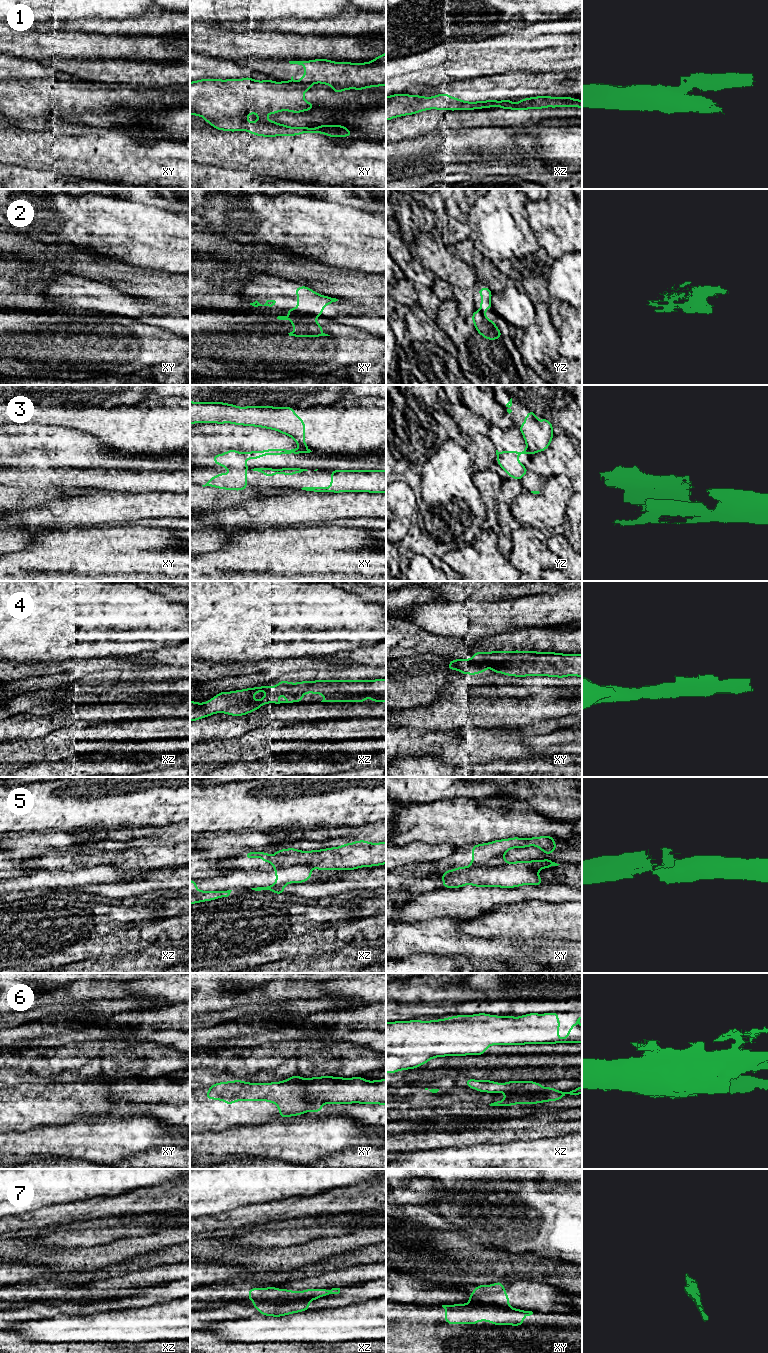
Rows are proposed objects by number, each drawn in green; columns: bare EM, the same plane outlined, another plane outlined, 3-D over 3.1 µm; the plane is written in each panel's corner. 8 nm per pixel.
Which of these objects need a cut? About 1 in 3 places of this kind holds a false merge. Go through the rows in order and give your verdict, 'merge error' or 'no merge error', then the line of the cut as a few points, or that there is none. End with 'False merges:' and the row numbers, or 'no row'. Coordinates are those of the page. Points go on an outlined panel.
1: merge error | xy (291, 80), (311, 84)
2: merge error | xy (291, 315), (315, 317)
3: merge error | xy (308, 447), (304, 448)
4: no merge error | no cut
5: merge error | xy (508, 863), (492, 866), (484, 864)
6: merge error | xy (287, 1079), (305, 1082)
7: merge error | xz (317, 1297), (258, 1302)
False merges: 1, 2, 3, 5, 6, 7

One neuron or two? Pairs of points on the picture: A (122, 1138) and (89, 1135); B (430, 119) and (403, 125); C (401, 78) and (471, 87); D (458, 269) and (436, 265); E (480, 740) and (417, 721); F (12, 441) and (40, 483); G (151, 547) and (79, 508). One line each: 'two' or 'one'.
A: one
B: one
C: two
D: one
E: two
F: one
G: two

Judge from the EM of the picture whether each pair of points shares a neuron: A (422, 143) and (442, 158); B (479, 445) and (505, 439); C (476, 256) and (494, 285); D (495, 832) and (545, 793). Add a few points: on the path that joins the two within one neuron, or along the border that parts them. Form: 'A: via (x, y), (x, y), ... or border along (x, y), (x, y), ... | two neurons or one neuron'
A: border along (431, 158), (439, 164), (450, 164), (456, 160) | two neurons
B: border along (489, 426), (488, 436), (496, 449) | two neurons
C: via (476, 263), (487, 278) | one neuron
D: border along (502, 807), (522, 804), (547, 818) | two neurons

